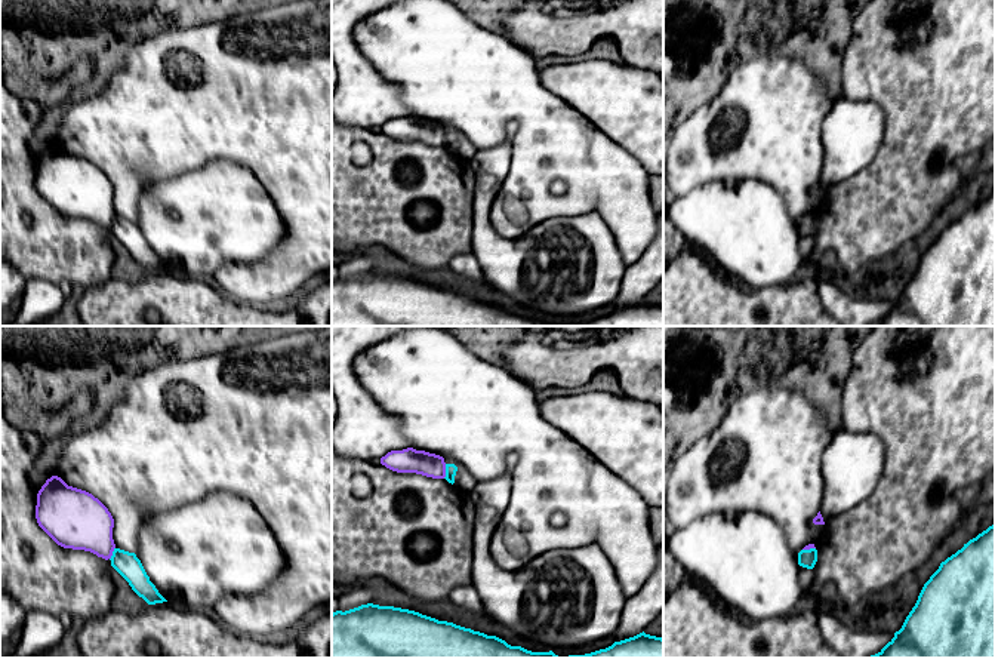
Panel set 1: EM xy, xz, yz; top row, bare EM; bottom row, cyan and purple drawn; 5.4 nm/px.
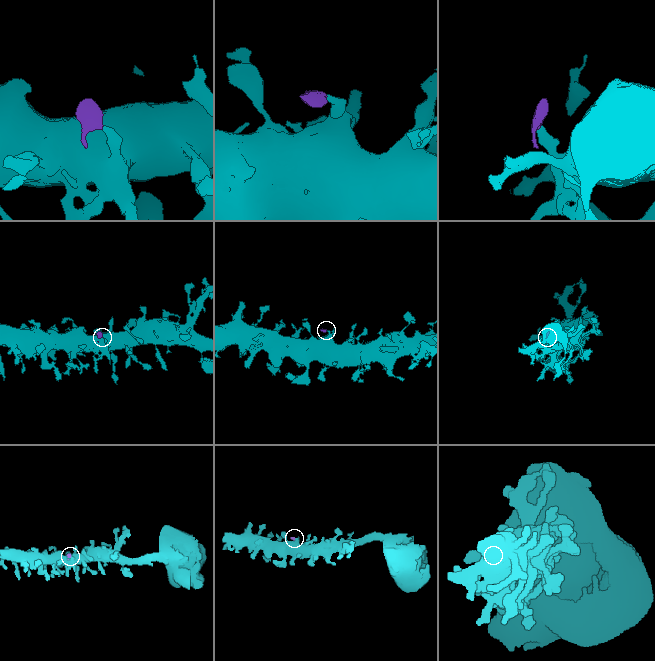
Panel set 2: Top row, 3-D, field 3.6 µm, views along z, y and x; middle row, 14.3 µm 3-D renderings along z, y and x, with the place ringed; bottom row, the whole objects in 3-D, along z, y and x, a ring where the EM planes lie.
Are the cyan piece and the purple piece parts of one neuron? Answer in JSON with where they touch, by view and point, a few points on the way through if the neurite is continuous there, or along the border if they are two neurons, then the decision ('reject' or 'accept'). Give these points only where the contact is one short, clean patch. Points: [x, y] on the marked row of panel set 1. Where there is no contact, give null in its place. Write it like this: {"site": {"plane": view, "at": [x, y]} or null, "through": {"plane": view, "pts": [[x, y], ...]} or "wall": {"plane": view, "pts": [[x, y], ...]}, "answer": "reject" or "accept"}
{"site": {"plane": "xz", "at": [446, 472]}, "wall": {"plane": "xz", "pts": [[446, 464], [446, 474], [443, 477]]}, "answer": "reject"}

